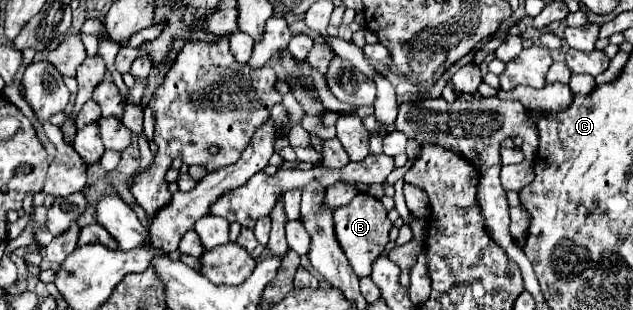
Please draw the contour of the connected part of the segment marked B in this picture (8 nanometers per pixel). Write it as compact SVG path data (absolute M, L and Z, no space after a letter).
M358 193L350 201L350 205L334 209L334 231L338 235L338 243L342 245L342 251L346 253L348 263L358 277L370 275L370 265L374 257L378 257L388 245L388 233L392 229L392 223L388 221L386 213L388 211L384 209L384 205L368 193Z

